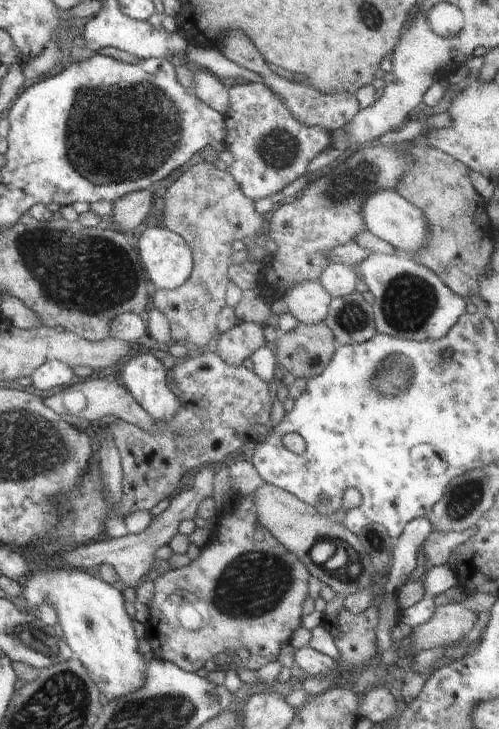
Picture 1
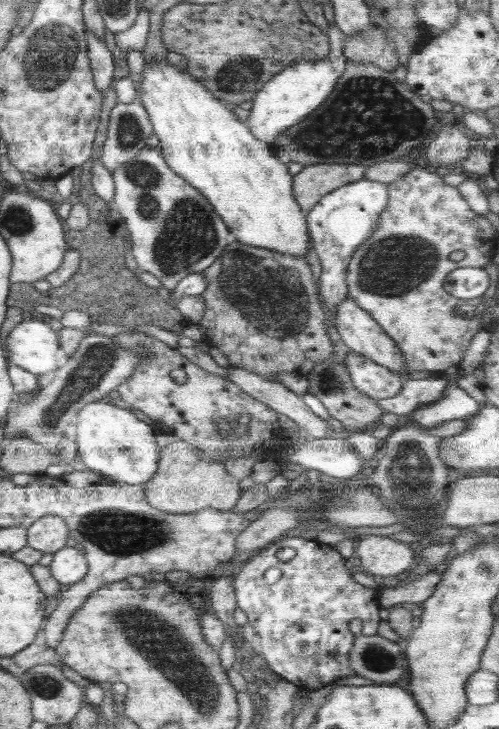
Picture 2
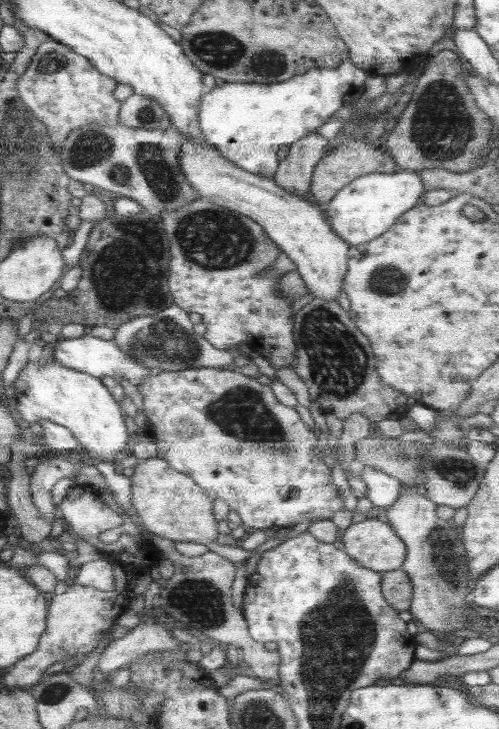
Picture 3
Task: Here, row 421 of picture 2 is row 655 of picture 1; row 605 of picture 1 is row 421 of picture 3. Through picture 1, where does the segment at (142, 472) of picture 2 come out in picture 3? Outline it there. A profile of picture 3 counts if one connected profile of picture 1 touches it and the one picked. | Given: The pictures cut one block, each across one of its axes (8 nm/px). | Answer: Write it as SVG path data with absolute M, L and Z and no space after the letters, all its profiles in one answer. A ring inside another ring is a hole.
M48 360L46 364L32 361L20 372L13 382L14 396L18 400L15 410L26 422L52 420L68 428L74 438L97 463L114 460L126 447L129 435L124 424L123 410L110 391L99 378L86 372L66 367L58 360Z

